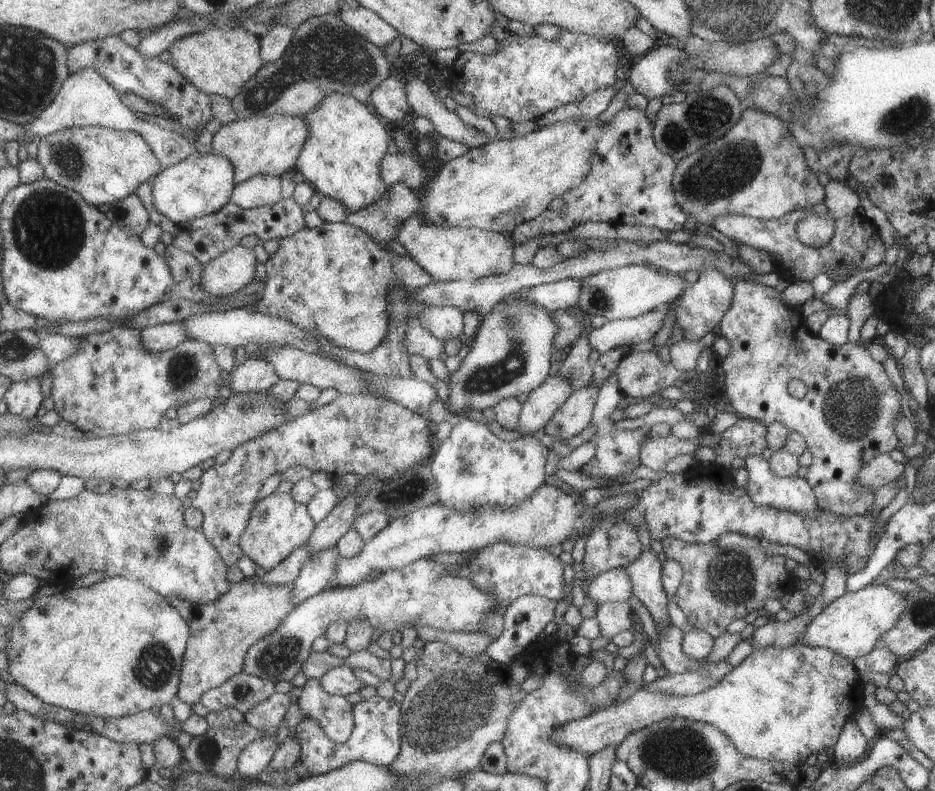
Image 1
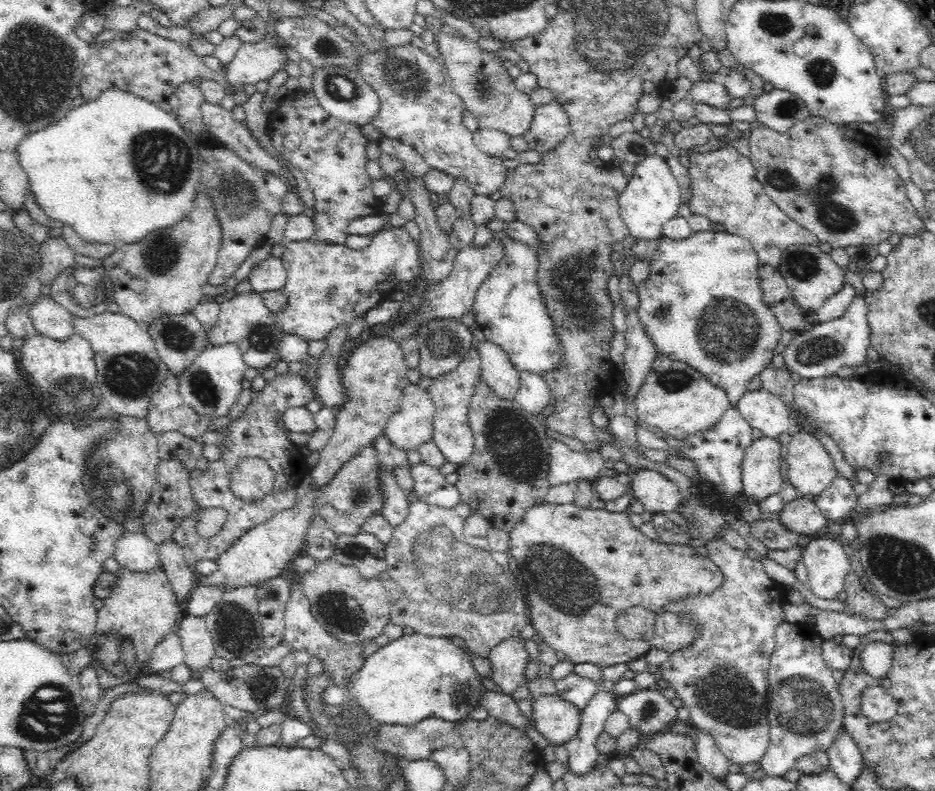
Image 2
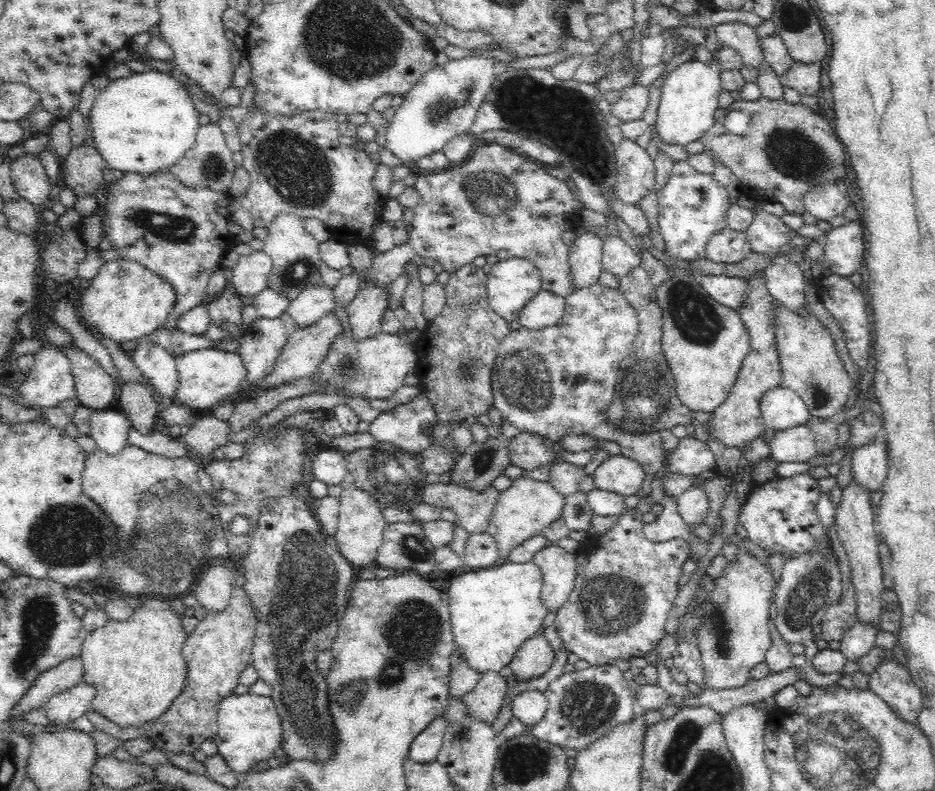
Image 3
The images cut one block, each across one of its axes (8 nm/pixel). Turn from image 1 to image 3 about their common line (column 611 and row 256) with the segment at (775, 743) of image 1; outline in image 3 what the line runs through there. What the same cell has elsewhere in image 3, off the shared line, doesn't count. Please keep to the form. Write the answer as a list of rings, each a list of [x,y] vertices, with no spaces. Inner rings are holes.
[[[724,227],[709,238],[705,258],[717,263],[736,264],[752,251],[747,233]]]

